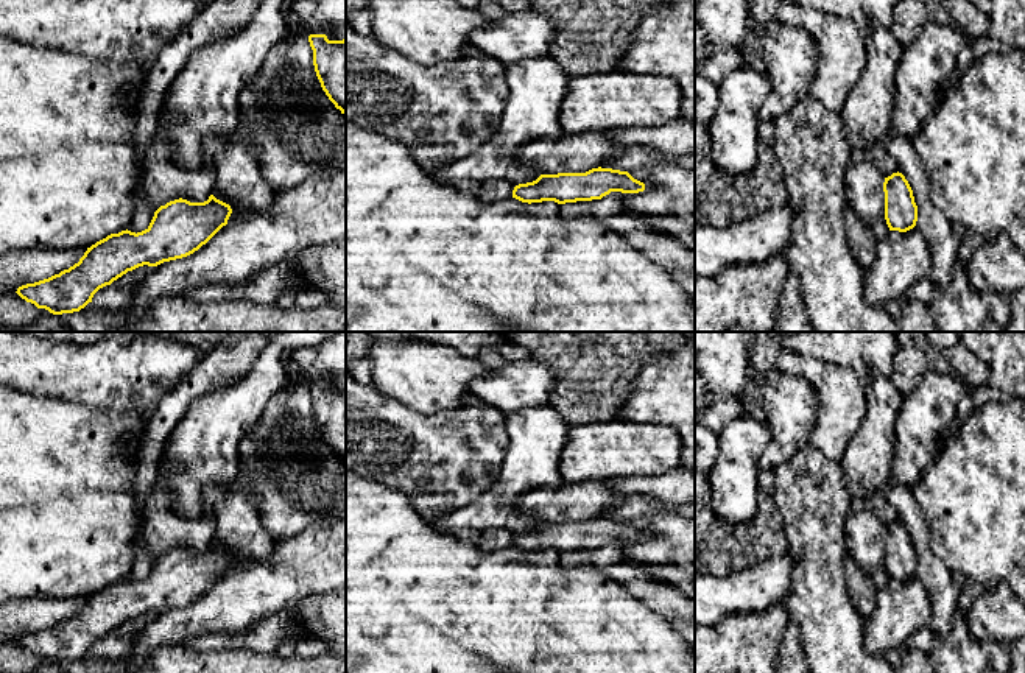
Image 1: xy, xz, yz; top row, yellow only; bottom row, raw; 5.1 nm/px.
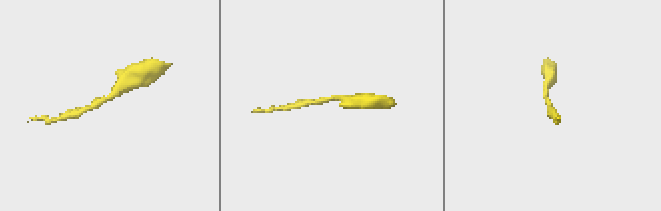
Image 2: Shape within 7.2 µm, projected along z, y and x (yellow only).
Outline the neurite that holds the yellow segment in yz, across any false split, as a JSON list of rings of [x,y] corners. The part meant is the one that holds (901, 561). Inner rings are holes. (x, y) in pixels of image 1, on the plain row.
[[[902,522],[885,527],[885,569],[889,580],[907,581],[916,575],[918,555],[913,539]]]

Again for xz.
[[[592,517],[586,522],[541,523],[536,530],[519,533],[512,547],[522,551],[555,550],[558,553],[601,548],[611,541],[639,542],[645,533],[628,520]]]

